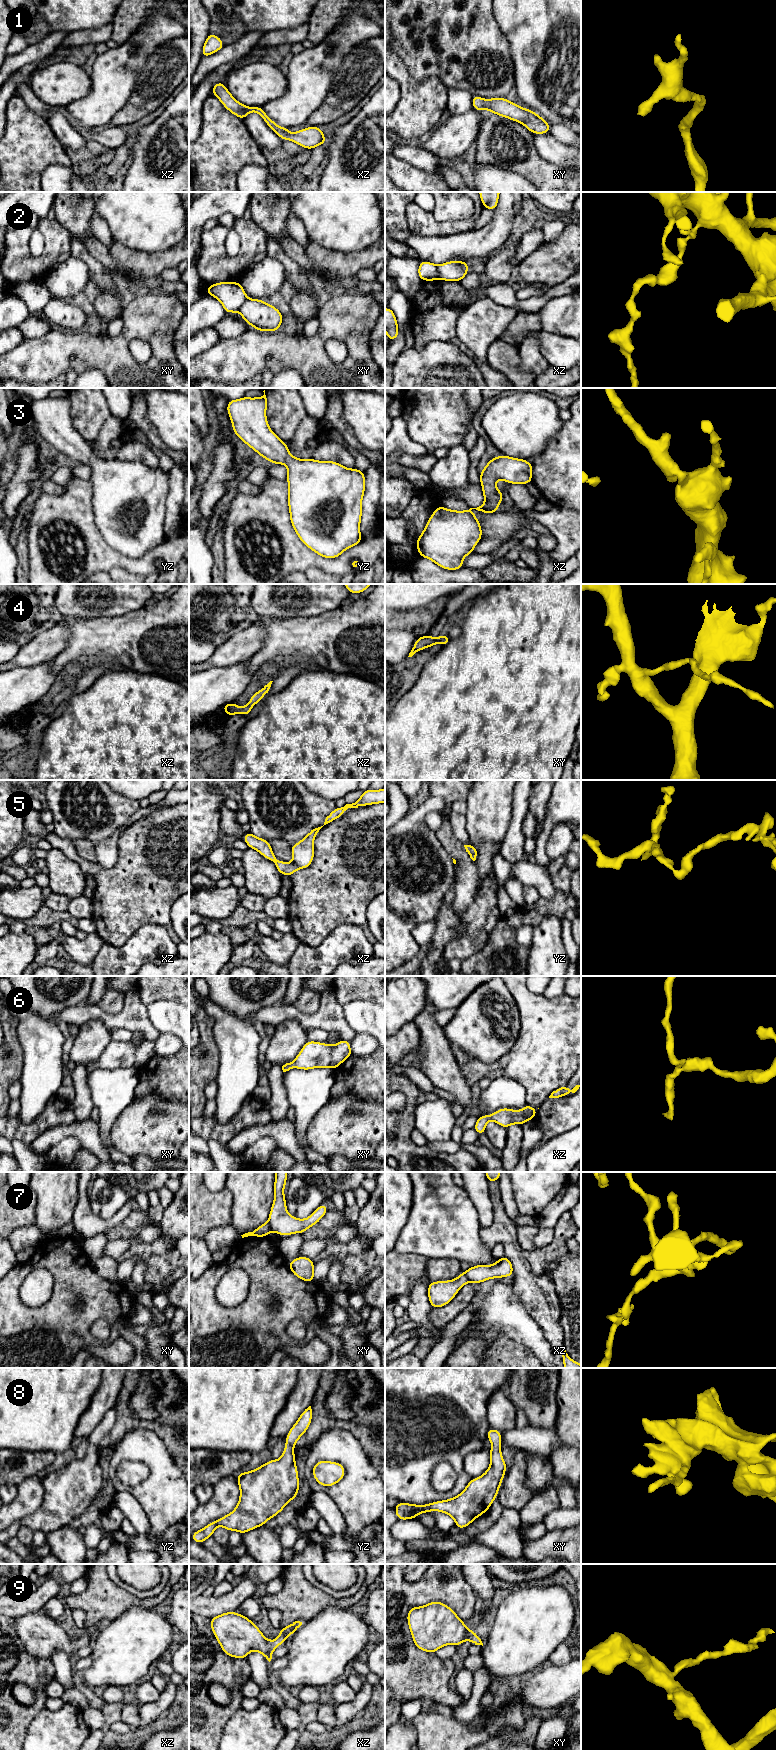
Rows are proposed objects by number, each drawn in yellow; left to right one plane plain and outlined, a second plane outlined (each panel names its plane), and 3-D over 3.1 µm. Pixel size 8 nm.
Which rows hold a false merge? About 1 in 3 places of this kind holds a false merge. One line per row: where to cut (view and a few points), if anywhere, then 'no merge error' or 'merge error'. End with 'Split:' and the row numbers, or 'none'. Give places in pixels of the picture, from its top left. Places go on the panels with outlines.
1: cut none; no merge error
2: cut xy (247, 298), (238, 311); merge error
3: cut none; no merge error
4: cut none; no merge error
5: cut none; no merge error
6: cut none; no merge error
7: cut xz (463, 1272), (469, 1281); merge error
8: cut none; no merge error
9: cut none; no merge error
Split: 2, 7

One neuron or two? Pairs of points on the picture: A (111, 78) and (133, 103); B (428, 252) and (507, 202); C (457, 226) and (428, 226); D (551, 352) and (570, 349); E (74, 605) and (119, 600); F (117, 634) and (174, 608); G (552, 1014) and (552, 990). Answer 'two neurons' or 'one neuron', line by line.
A: two neurons
B: one neuron
C: one neuron
D: one neuron
E: one neuron
F: one neuron
G: two neurons

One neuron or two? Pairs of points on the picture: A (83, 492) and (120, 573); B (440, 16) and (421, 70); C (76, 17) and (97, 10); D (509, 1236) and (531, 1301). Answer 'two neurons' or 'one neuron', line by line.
A: two neurons
B: one neuron
C: one neuron
D: one neuron

